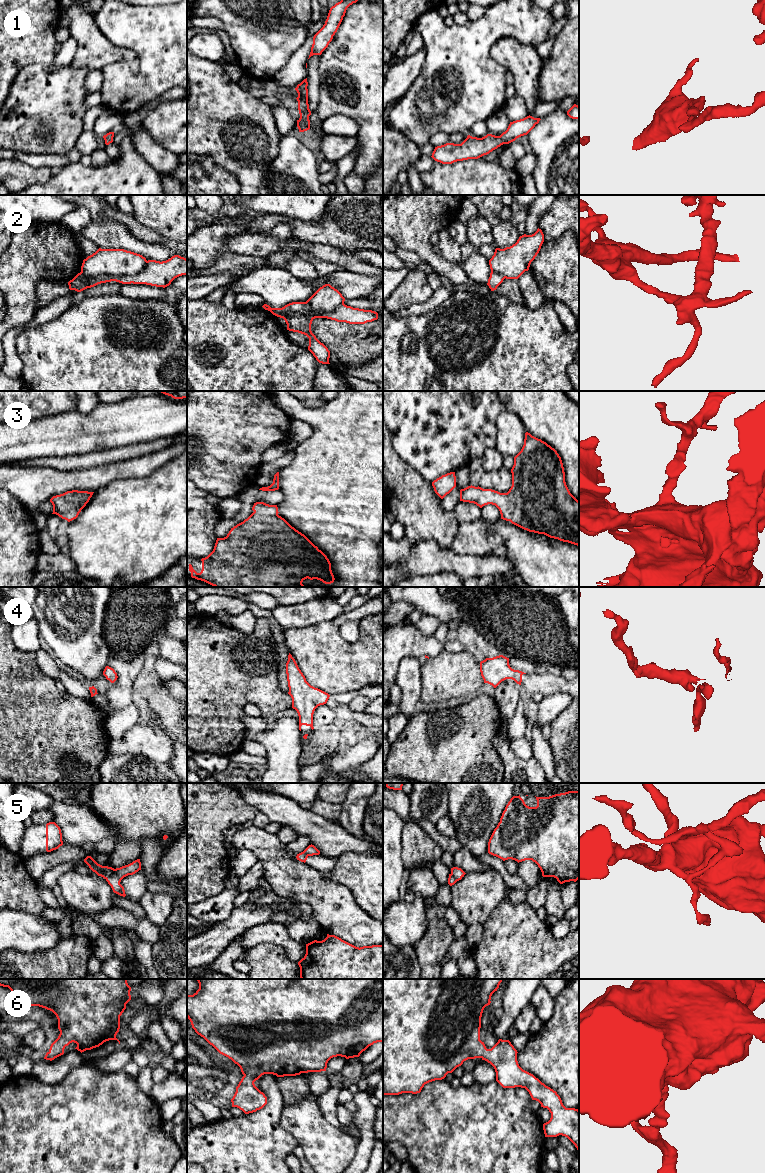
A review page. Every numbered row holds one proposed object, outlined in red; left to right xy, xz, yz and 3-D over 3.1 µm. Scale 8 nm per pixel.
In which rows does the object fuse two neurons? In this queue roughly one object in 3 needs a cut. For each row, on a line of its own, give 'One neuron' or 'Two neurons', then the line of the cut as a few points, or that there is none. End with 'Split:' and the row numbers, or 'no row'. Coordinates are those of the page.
1: One neuron. No split
2: Two neurons. Split along xy (147, 261), (134, 275), (86, 276), (81, 272)
3: One neuron. No split
4: One neuron. No split
5: Two neurons. Split along xy (114, 869), (106, 879)
6: One neuron. No split
Split: 2, 5

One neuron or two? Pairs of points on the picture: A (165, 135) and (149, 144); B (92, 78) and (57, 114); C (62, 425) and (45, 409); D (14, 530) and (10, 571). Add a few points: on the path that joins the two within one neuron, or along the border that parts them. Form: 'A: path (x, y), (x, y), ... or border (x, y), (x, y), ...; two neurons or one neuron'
A: border (144, 119), (143, 126), (148, 134), (175, 153); two neurons
B: border (90, 70), (85, 78), (85, 88), (88, 92); two neurons
C: border (73, 409), (34, 419); two neurons
D: path (10, 540), (10, 561); one neuron

